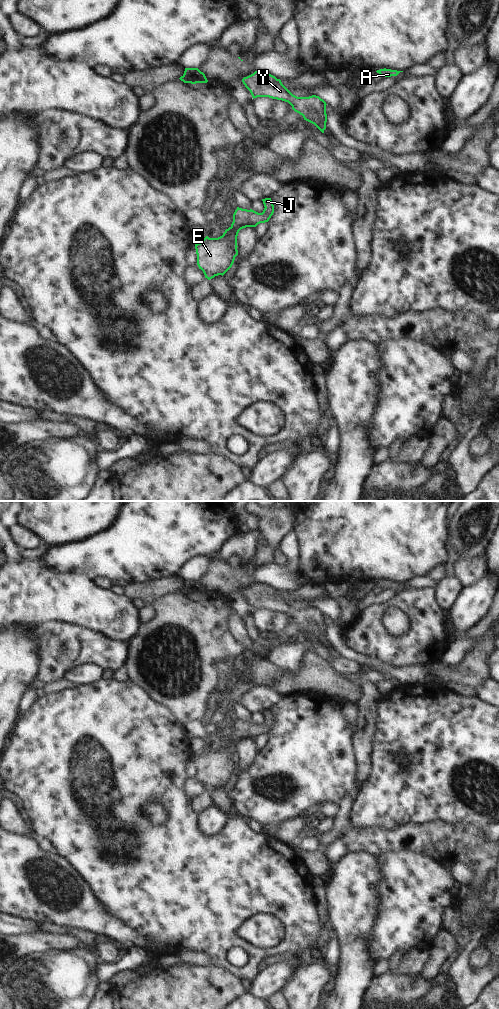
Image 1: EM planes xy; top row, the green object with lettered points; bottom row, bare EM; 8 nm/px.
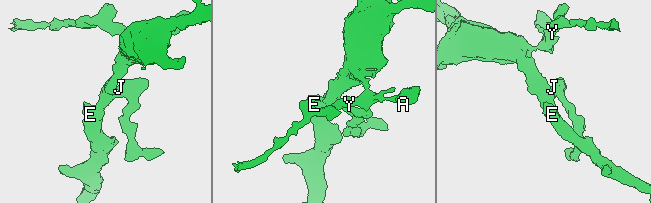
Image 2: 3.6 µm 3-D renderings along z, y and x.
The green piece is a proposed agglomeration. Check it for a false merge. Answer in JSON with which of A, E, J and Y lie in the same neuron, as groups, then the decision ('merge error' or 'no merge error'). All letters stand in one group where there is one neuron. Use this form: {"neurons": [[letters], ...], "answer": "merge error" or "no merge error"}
{"neurons": [["A", "E", "J", "Y"]], "answer": "no merge error"}

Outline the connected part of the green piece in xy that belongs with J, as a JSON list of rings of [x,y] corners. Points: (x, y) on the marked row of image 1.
[[[271,198],[262,199],[264,210],[258,213],[252,209],[237,207],[233,214],[231,226],[218,238],[206,236],[200,243],[195,244],[197,265],[208,280],[218,275],[224,275],[233,265],[238,255],[237,236],[241,229],[256,227],[268,222],[274,213]]]

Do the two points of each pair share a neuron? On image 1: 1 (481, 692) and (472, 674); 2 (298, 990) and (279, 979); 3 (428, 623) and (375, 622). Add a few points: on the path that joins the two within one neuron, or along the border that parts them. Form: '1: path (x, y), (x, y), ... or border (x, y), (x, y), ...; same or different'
1: border (488, 677), (474, 688); different
2: border (301, 966), (282, 992); different
3: path (414, 637), (410, 641), (391, 641), (386, 636); same

